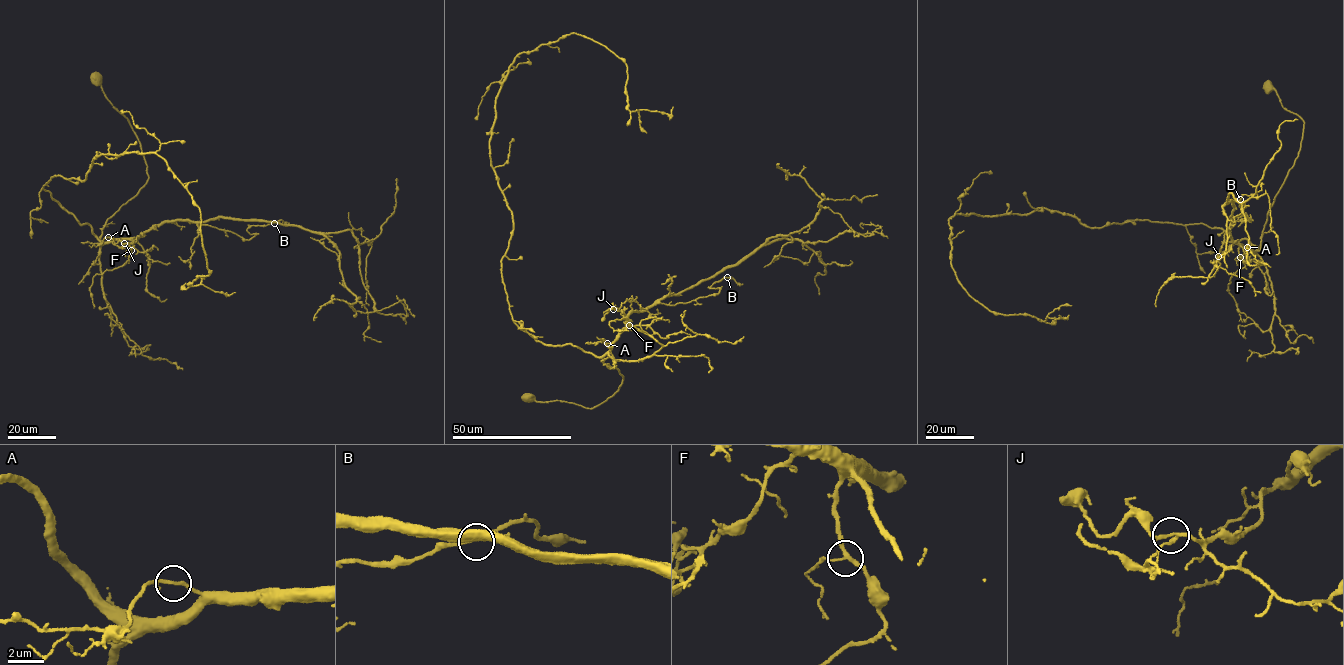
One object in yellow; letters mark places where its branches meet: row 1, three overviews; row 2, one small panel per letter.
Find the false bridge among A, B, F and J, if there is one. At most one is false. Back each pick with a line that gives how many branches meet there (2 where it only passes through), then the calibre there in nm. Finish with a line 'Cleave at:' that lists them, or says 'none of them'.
Cleave at: none of them

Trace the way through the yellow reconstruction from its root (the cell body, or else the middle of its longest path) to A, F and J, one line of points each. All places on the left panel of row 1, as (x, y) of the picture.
A: (96, 79), (136, 135), (148, 177), (108, 219), (100, 240), (109, 241), (108, 237)
F: (96, 79), (126, 116), (147, 167), (147, 181), (108, 219), (100, 238), (133, 239), (131, 250)
J: (96, 79), (126, 116), (147, 167), (147, 181), (102, 230), (102, 242), (138, 236), (124, 243)

